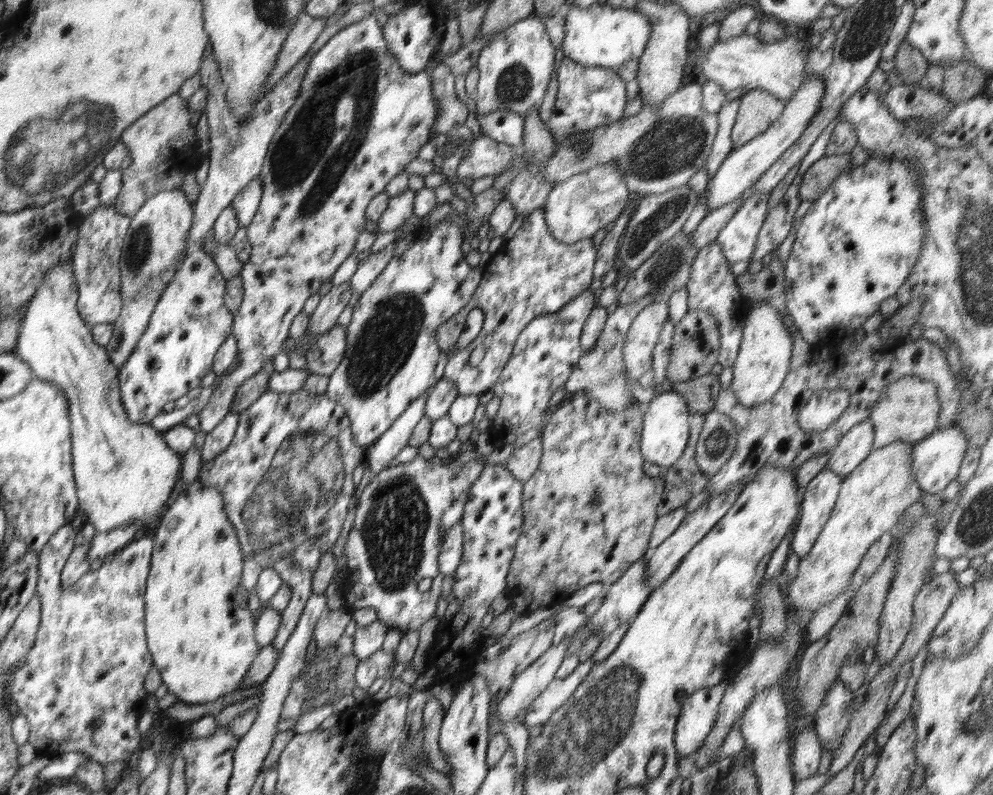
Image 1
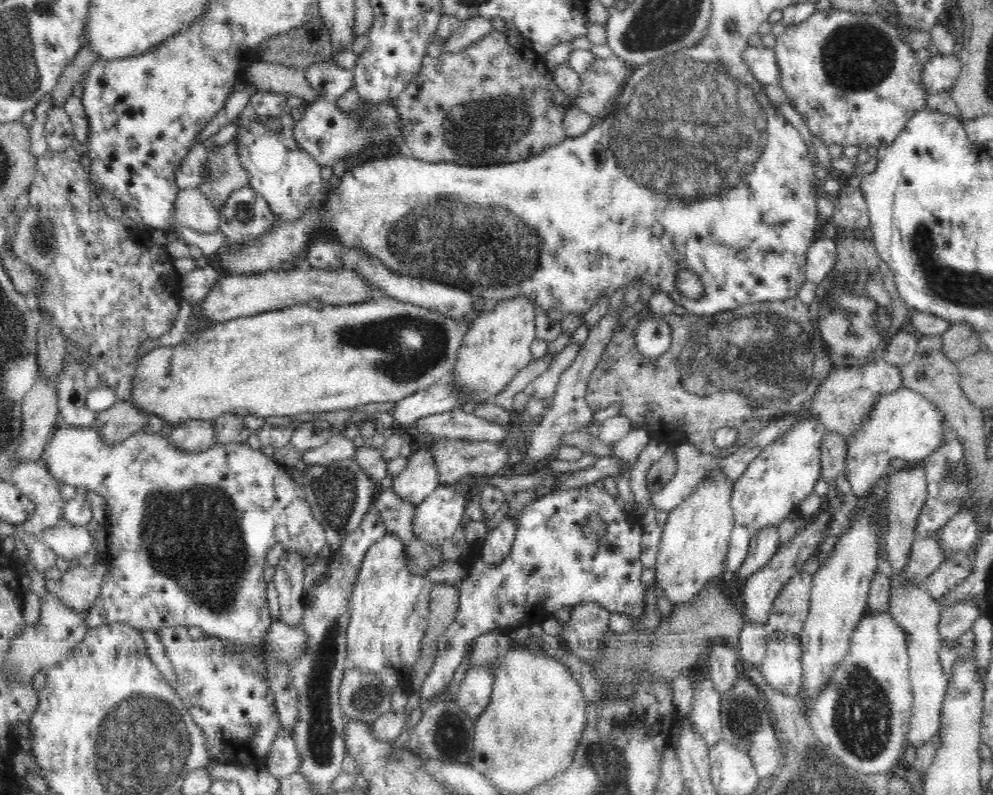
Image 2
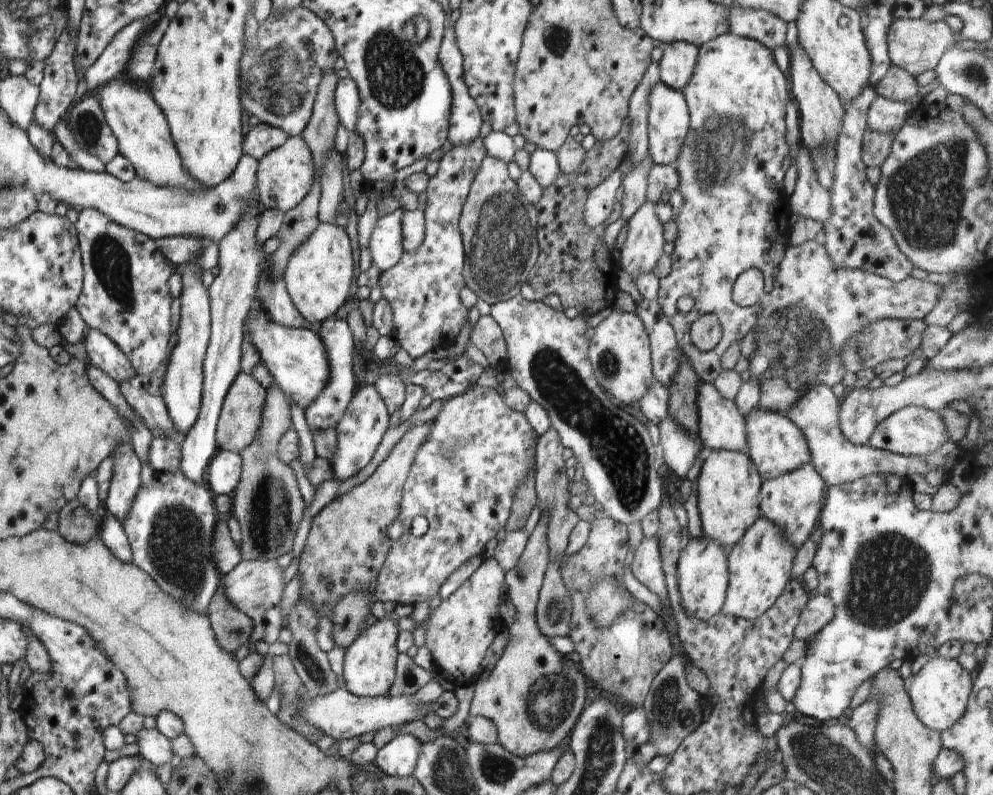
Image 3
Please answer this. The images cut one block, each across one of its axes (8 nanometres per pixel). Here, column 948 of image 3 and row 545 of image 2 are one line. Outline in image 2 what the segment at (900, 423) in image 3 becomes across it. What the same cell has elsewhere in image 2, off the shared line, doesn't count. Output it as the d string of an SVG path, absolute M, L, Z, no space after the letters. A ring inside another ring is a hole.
M448 485L436 487L431 495L415 506L414 535L434 547L440 547L463 521L463 512L469 500L465 490L463 485L460 490Z

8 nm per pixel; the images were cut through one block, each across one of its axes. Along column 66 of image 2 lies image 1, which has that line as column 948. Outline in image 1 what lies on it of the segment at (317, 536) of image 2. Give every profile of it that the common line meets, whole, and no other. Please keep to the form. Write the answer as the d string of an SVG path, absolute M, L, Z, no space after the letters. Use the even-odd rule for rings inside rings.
M960 425L938 429L925 439L915 443L913 445L911 473L921 490L930 494L942 493L944 488L958 475L960 464L962 464L968 448L968 439L966 439Z

